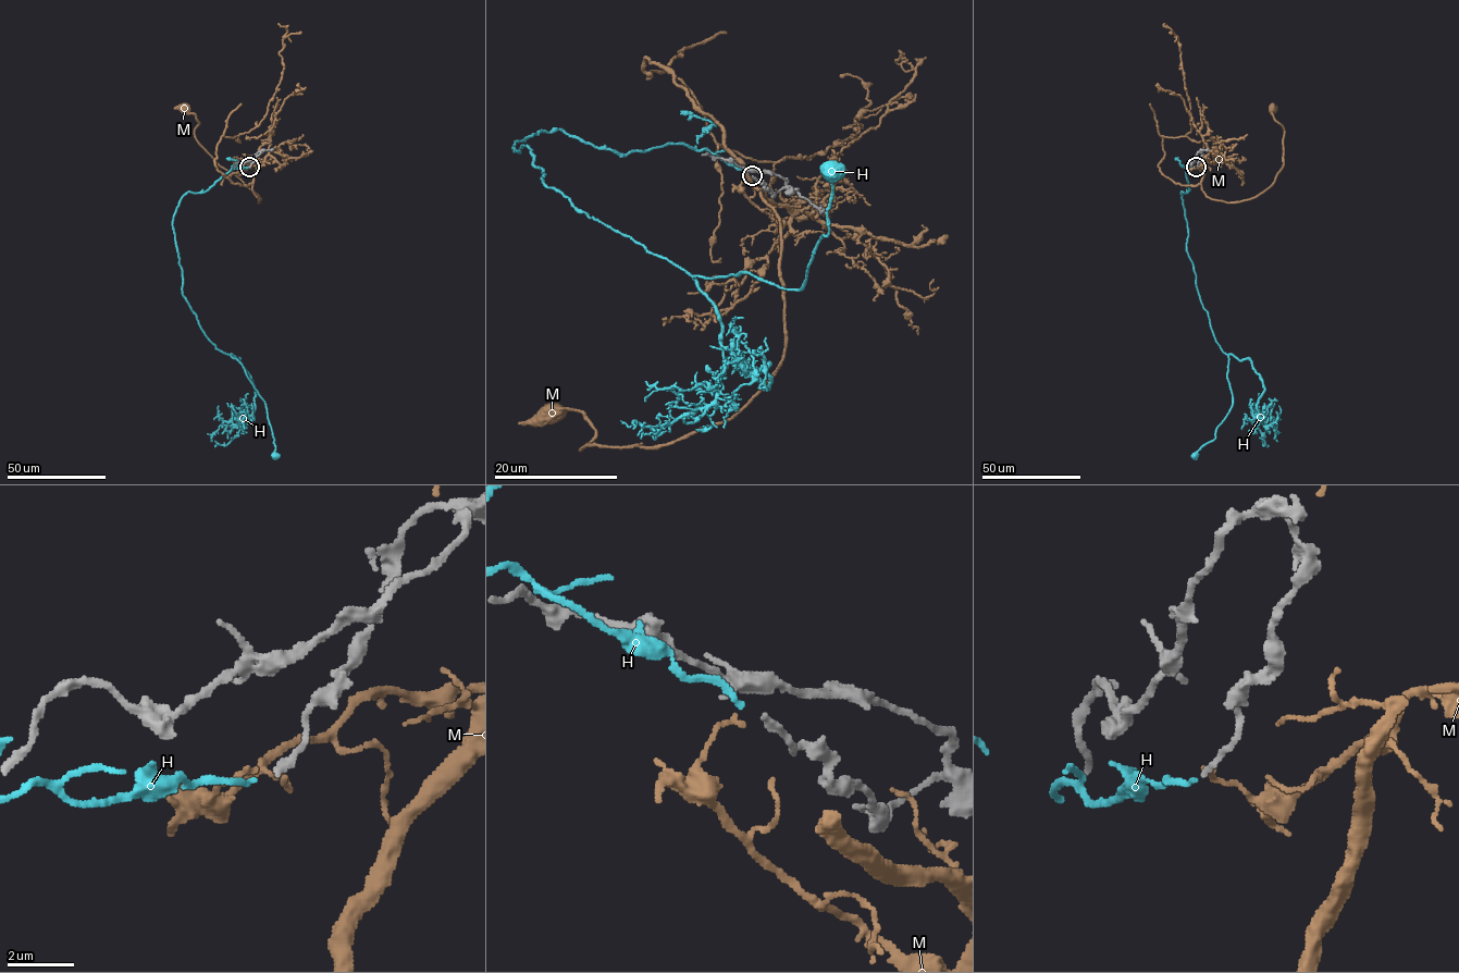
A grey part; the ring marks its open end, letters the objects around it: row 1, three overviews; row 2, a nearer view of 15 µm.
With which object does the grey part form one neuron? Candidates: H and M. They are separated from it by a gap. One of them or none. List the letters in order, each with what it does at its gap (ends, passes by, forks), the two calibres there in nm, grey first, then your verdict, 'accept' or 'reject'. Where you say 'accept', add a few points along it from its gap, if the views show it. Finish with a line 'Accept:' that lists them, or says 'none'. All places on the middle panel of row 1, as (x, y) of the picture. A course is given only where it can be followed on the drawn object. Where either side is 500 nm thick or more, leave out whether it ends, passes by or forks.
H: it ends | 170/160 nm | accept | via (747, 174), (705, 150), (619, 155), (556, 130), (512, 148), (693, 276), (798, 288), (828, 233), (832, 170)
M: it ends | 170/140 nm | reject
Accept: H

